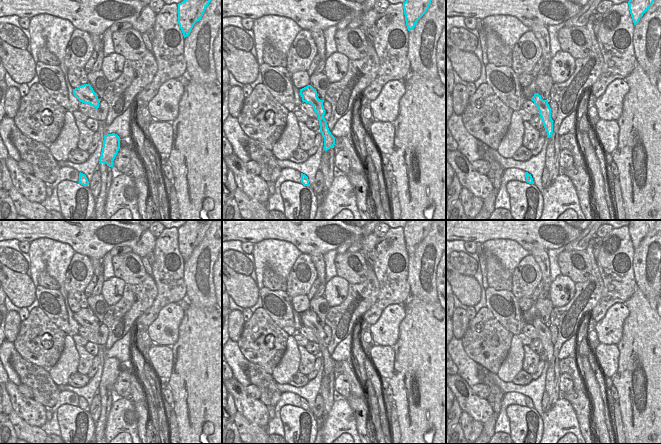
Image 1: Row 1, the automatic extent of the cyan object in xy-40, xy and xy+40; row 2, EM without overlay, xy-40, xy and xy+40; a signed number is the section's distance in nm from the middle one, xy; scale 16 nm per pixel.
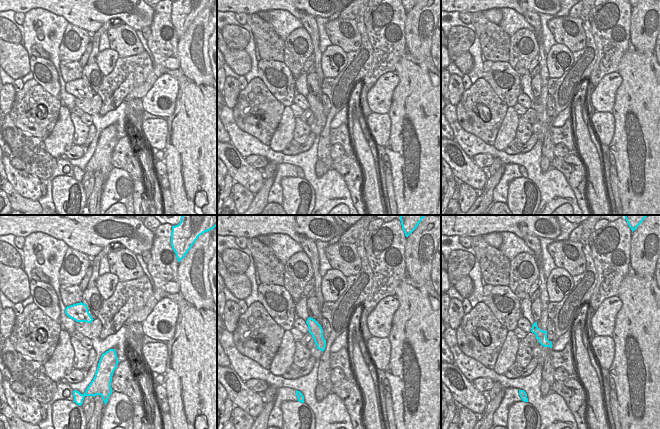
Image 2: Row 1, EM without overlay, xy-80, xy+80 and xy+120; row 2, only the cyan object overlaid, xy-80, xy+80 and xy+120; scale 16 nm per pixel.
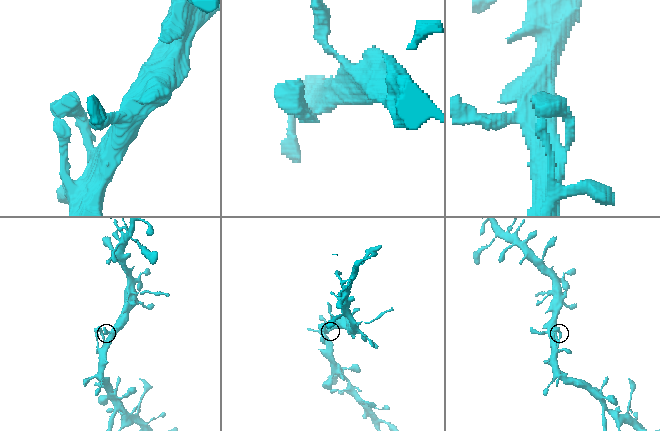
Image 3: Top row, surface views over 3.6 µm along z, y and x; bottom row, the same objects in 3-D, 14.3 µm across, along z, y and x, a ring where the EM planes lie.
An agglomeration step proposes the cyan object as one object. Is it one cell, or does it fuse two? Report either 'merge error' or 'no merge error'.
no merge error

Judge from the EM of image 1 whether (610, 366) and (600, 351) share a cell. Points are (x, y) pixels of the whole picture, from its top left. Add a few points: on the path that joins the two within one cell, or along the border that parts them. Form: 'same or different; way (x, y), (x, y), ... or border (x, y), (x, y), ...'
same; way (608, 362), (604, 355)

